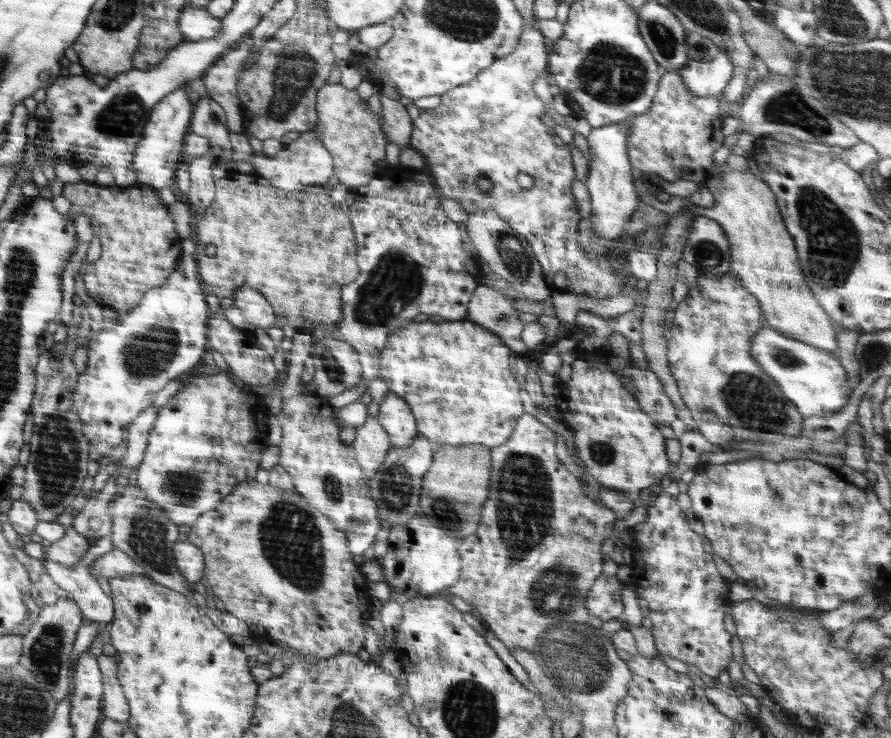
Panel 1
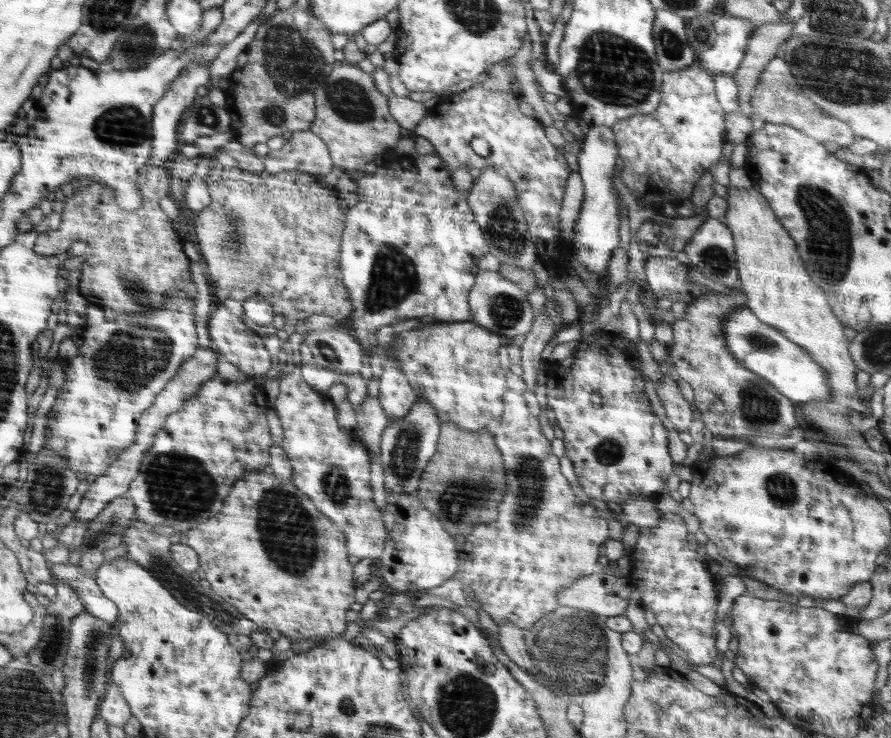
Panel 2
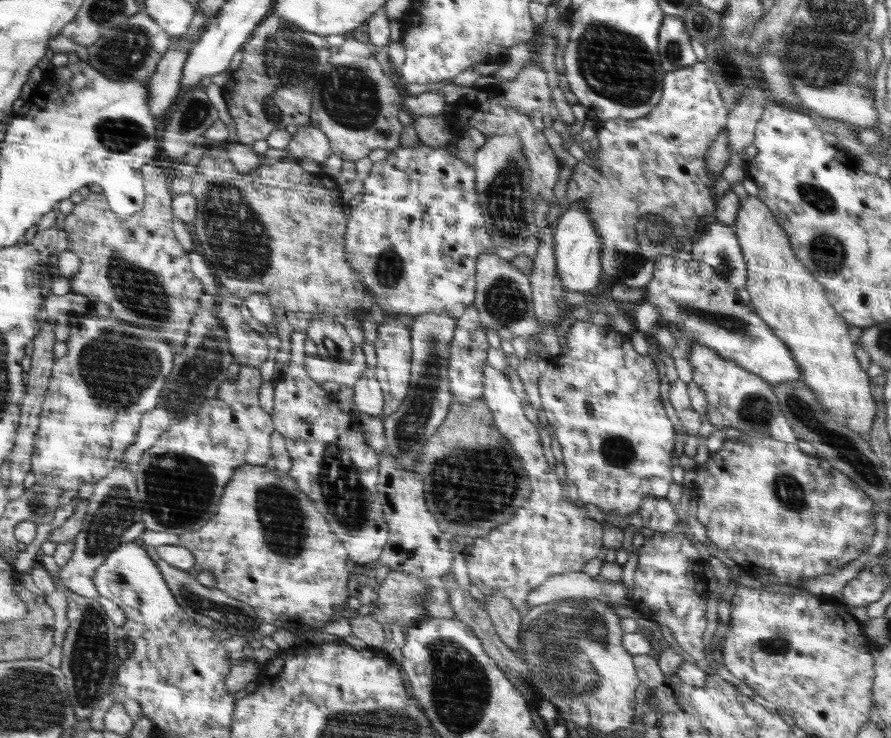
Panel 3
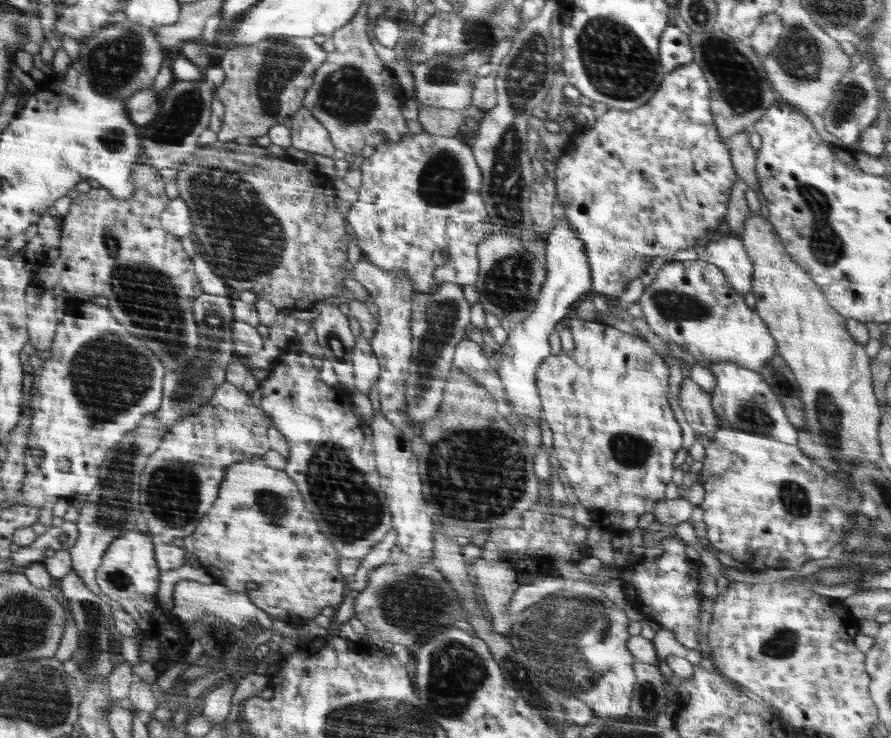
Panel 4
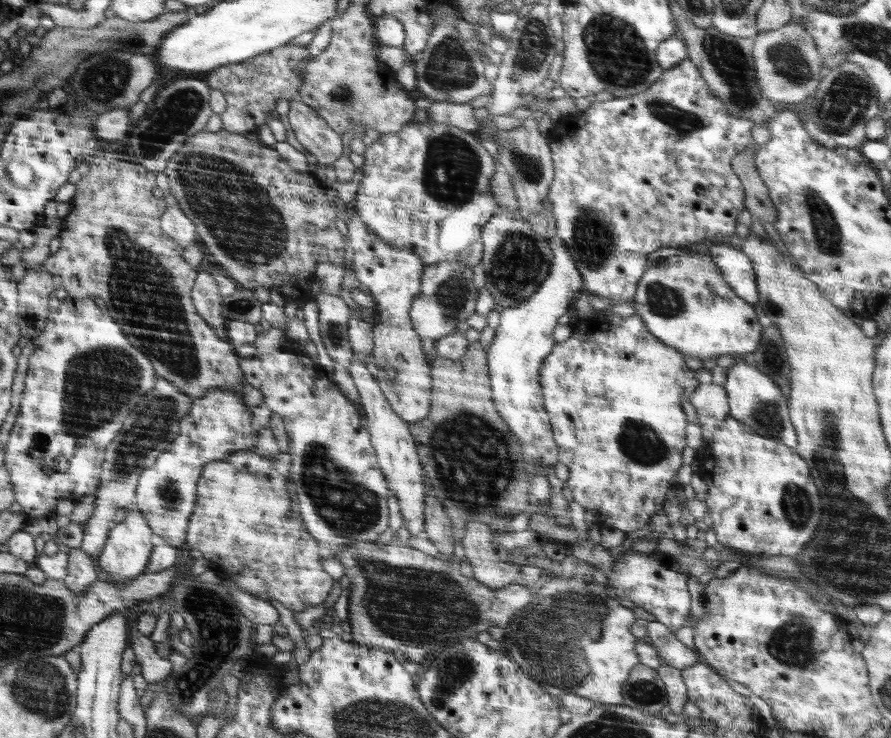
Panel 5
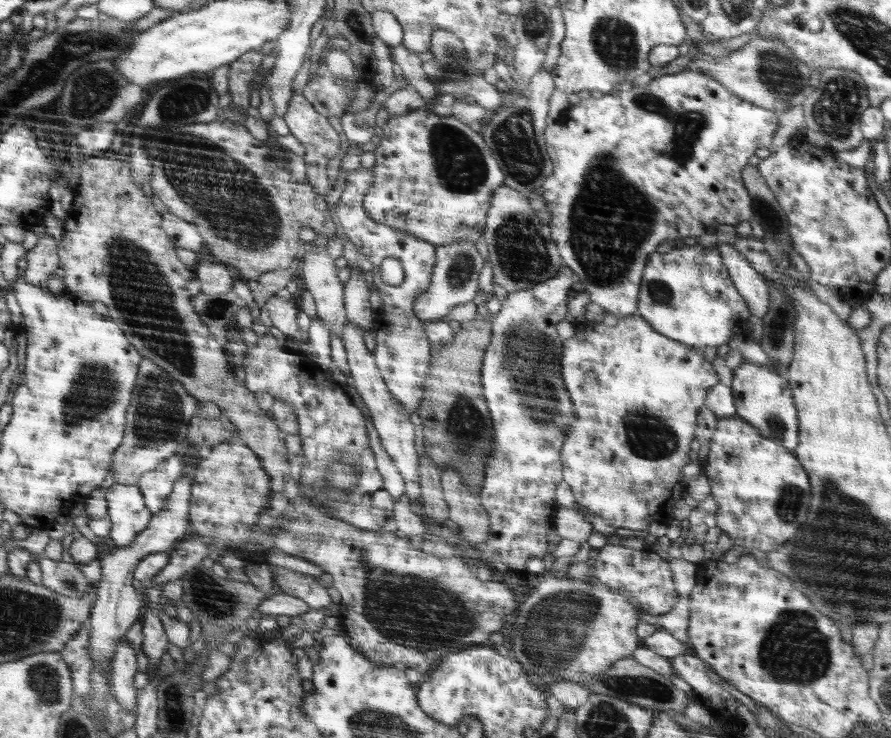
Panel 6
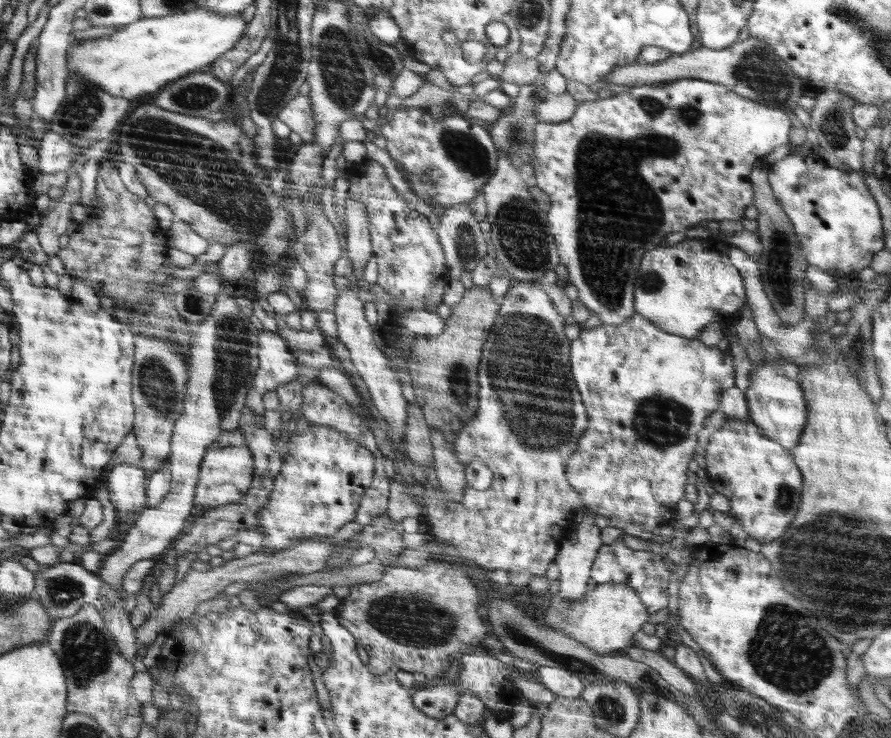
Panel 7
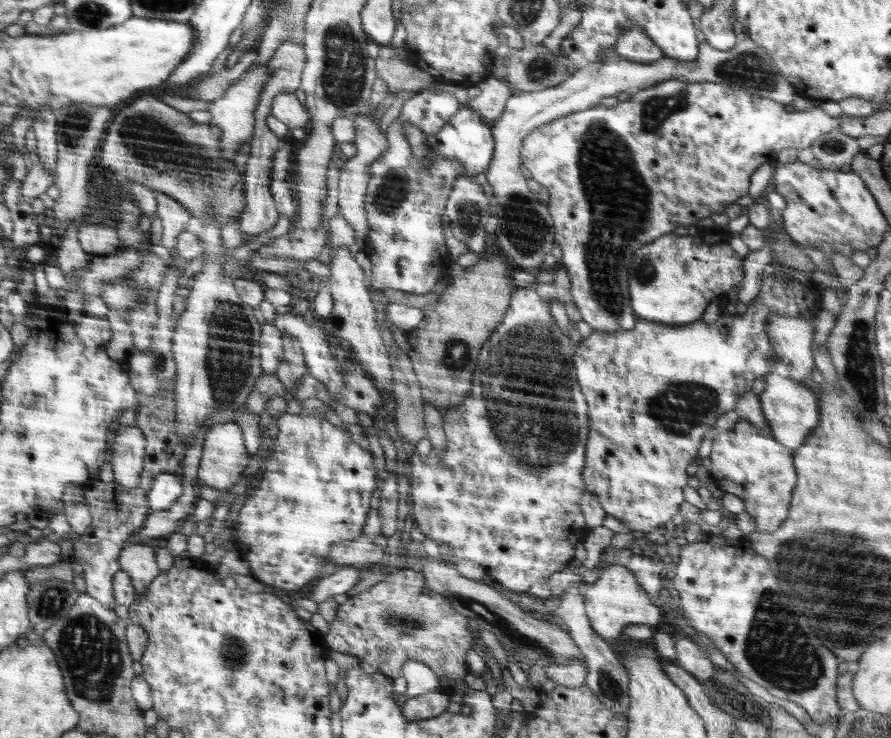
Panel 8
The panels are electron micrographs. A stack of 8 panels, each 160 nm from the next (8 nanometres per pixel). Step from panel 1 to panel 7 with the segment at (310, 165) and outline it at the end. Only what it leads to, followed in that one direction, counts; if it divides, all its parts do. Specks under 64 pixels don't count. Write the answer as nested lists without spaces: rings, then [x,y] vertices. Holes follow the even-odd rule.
[[[299,94],[299,96],[292,98],[292,101],[282,108],[277,117],[284,121],[292,132],[299,134],[305,144],[315,141],[318,122],[308,96]]]

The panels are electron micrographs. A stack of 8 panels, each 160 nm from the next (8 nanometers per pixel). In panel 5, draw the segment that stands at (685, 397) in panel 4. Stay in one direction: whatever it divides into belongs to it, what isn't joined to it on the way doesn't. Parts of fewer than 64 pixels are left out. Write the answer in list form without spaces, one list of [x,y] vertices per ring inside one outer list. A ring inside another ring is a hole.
[[[700,383],[688,399],[696,409],[699,424],[701,424],[701,428],[706,435],[712,434],[724,422],[724,419],[729,416],[727,392],[722,384]]]

